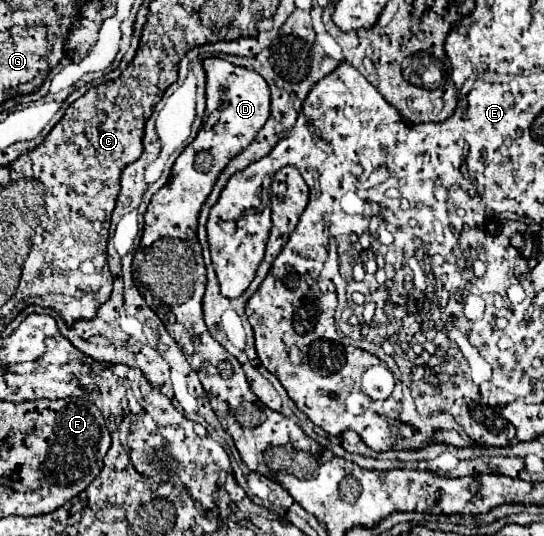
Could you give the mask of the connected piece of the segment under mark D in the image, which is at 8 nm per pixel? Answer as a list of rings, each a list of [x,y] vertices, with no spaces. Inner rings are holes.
[[[209,57],[203,61],[207,73],[207,115],[219,111],[221,117],[213,129],[203,129],[193,143],[185,147],[179,159],[173,165],[171,179],[161,187],[145,213],[145,229],[141,239],[141,251],[149,251],[157,241],[171,237],[181,239],[183,243],[197,245],[197,215],[213,191],[217,175],[227,167],[227,163],[237,157],[259,133],[265,121],[271,115],[271,93],[267,81],[245,67],[233,65],[219,57]],[[205,153],[205,155],[203,155]]]

